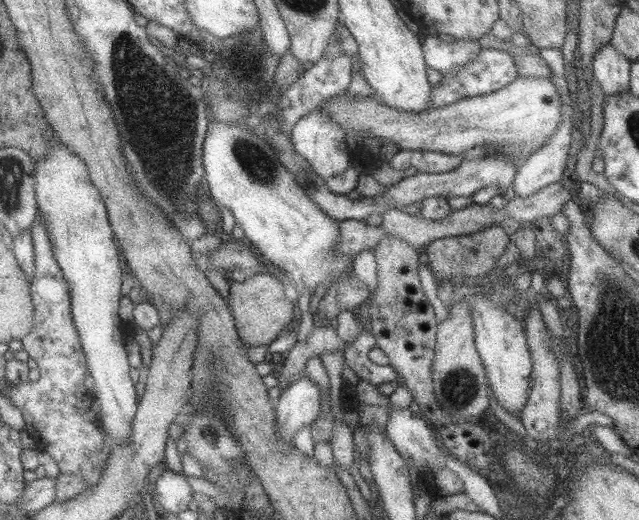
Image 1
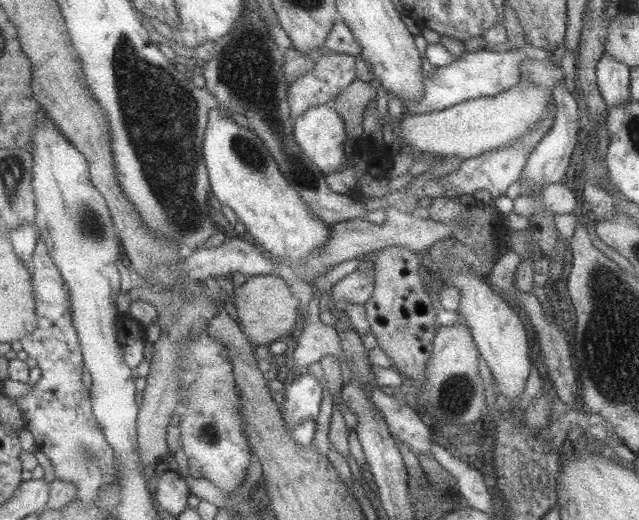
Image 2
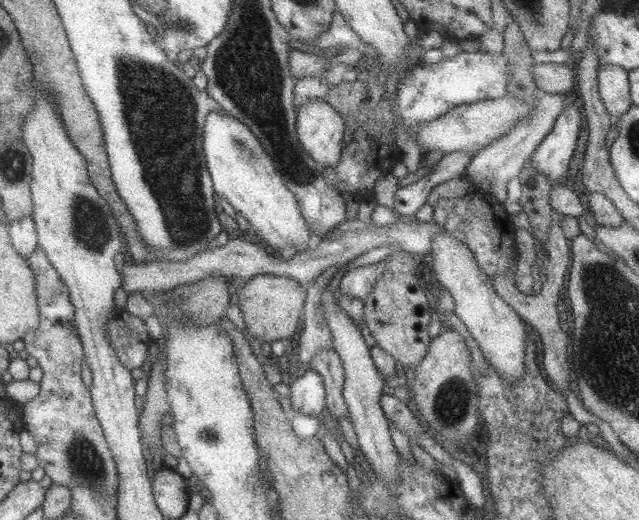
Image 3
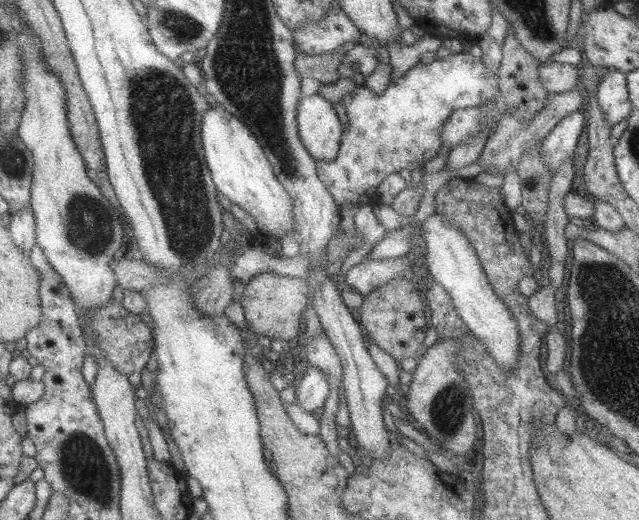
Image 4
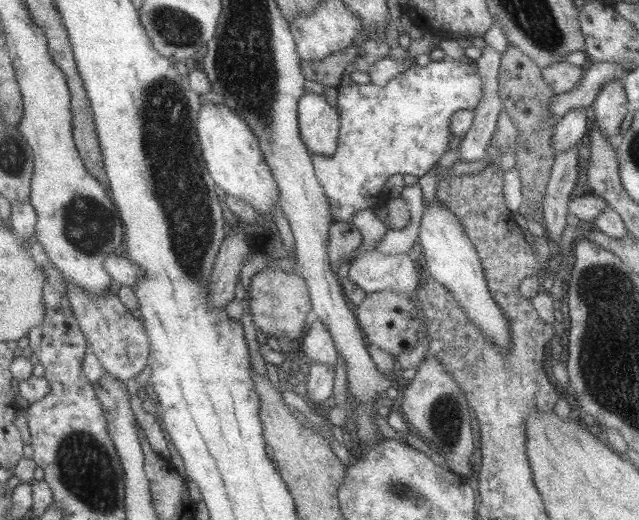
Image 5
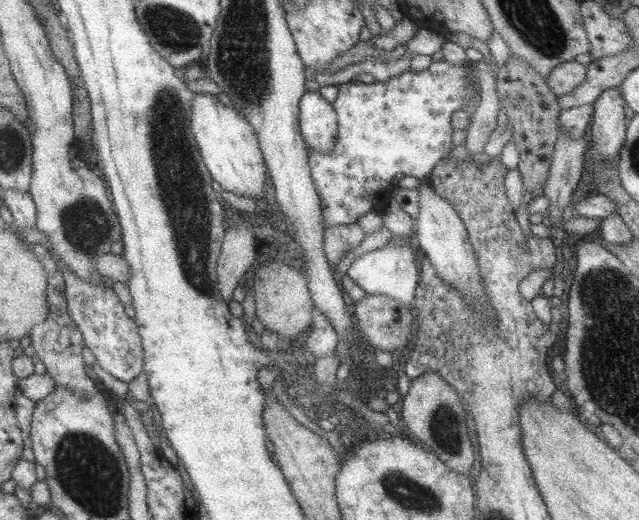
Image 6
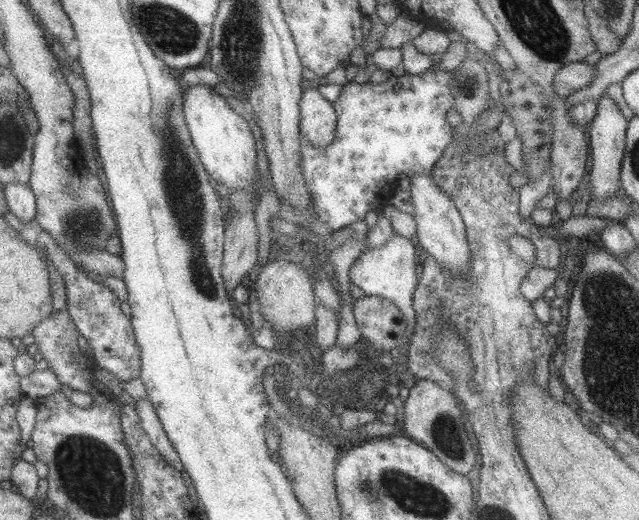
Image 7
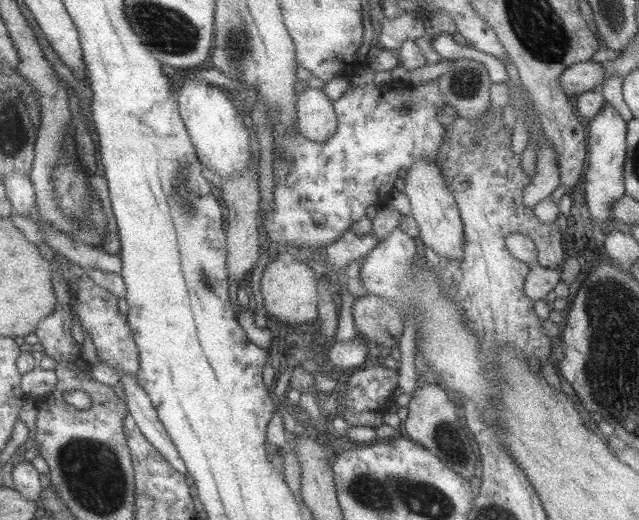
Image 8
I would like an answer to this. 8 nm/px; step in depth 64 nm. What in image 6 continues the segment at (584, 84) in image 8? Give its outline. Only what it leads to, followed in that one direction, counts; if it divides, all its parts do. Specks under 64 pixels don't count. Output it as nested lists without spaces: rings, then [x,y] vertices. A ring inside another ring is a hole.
[[[575,61],[563,62],[547,74],[546,86],[555,96],[568,94],[585,80],[587,65],[577,64]]]

